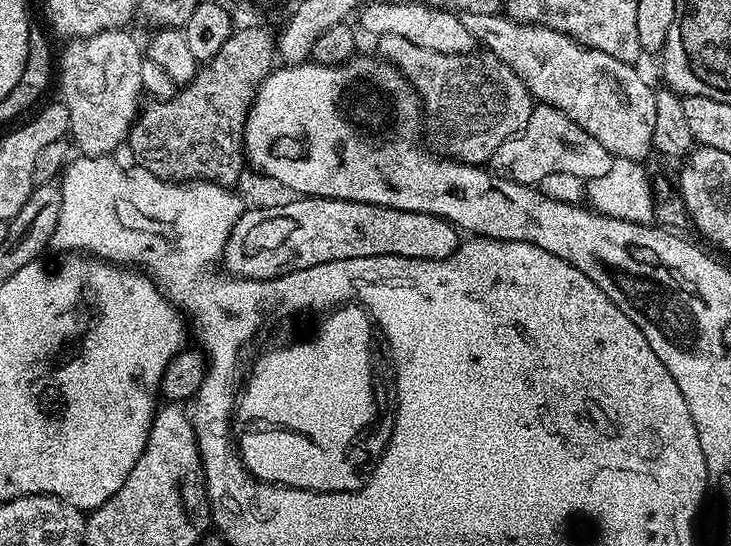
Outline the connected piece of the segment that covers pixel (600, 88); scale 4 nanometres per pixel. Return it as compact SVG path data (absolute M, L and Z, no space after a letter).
M463 13L466 30L474 34L481 45L485 44L491 55L497 56L502 63L510 66L518 78L528 87L533 101L548 104L567 114L590 138L598 138L602 146L611 152L613 157L621 160L647 161L648 155L653 155L654 124L656 118L656 88L648 85L640 77L640 72L629 61L619 60L610 54L602 54L602 50L587 48L565 32L547 28L544 24L521 24L507 14L474 14Z

